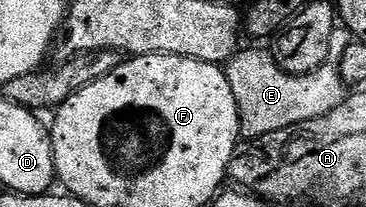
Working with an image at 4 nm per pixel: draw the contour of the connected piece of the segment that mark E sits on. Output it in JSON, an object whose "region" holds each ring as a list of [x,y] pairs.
{"region":[[[338,27],[334,35],[330,35],[327,61],[313,73],[287,73],[278,67],[271,52],[263,53],[260,47],[241,48],[226,65],[230,91],[234,91],[240,112],[241,134],[245,138],[261,137],[294,123],[306,123],[306,119],[318,119],[326,115],[326,111],[334,111],[346,96],[346,87],[338,75],[336,64],[338,59],[342,59],[342,51],[346,51],[349,40],[348,30]]]}

